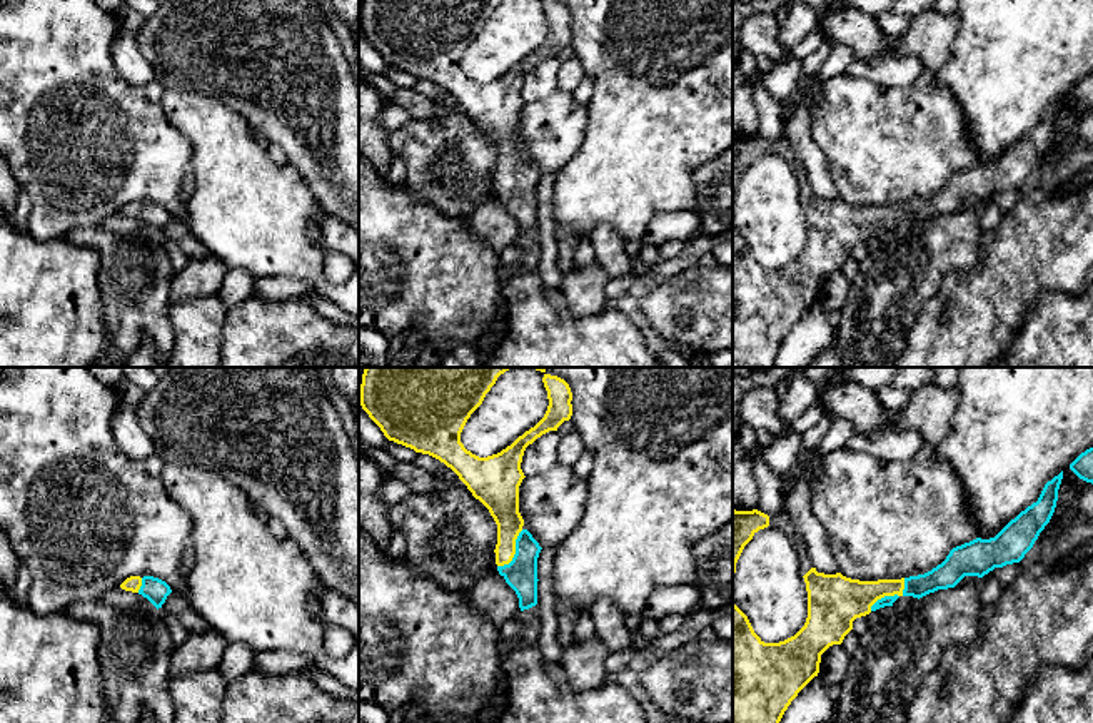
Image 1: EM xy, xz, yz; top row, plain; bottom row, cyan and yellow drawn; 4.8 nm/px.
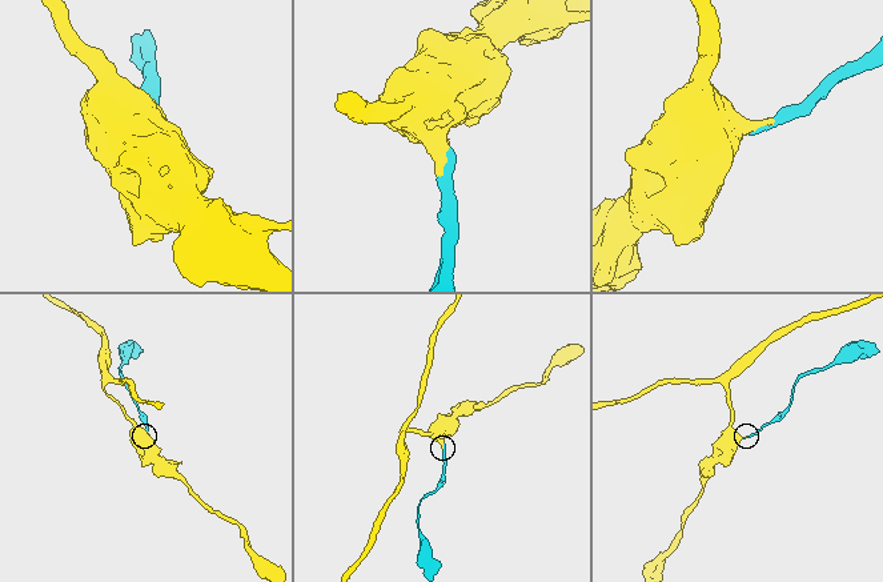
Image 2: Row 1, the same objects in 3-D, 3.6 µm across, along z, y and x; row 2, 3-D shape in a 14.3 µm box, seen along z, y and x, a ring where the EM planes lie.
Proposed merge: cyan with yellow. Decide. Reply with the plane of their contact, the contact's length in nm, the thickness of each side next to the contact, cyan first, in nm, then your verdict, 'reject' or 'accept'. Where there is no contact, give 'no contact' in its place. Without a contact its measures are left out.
xz | 220 nm | 160/160 nm | accept

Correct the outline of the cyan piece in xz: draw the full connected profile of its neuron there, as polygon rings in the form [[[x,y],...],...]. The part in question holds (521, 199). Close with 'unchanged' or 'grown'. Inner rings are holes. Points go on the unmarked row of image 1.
[[[362,0],[360,32],[380,53],[389,67],[429,80],[447,94],[467,112],[491,139],[497,150],[496,190],[499,200],[516,217],[521,237],[537,230],[537,184],[539,169],[524,155],[519,139],[519,112],[526,104],[521,88],[524,77],[537,63],[569,47],[572,42],[572,18],[569,10],[551,0],[542,8],[549,32],[544,43],[511,72],[497,80],[479,83],[461,68],[461,58],[471,40],[482,30],[486,20],[501,0]]] | grown

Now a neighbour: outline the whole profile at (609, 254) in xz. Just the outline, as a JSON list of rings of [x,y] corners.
[[[597,225],[589,239],[594,247],[594,262],[606,270],[609,279],[632,276],[632,259],[626,254],[626,242],[616,229]]]

